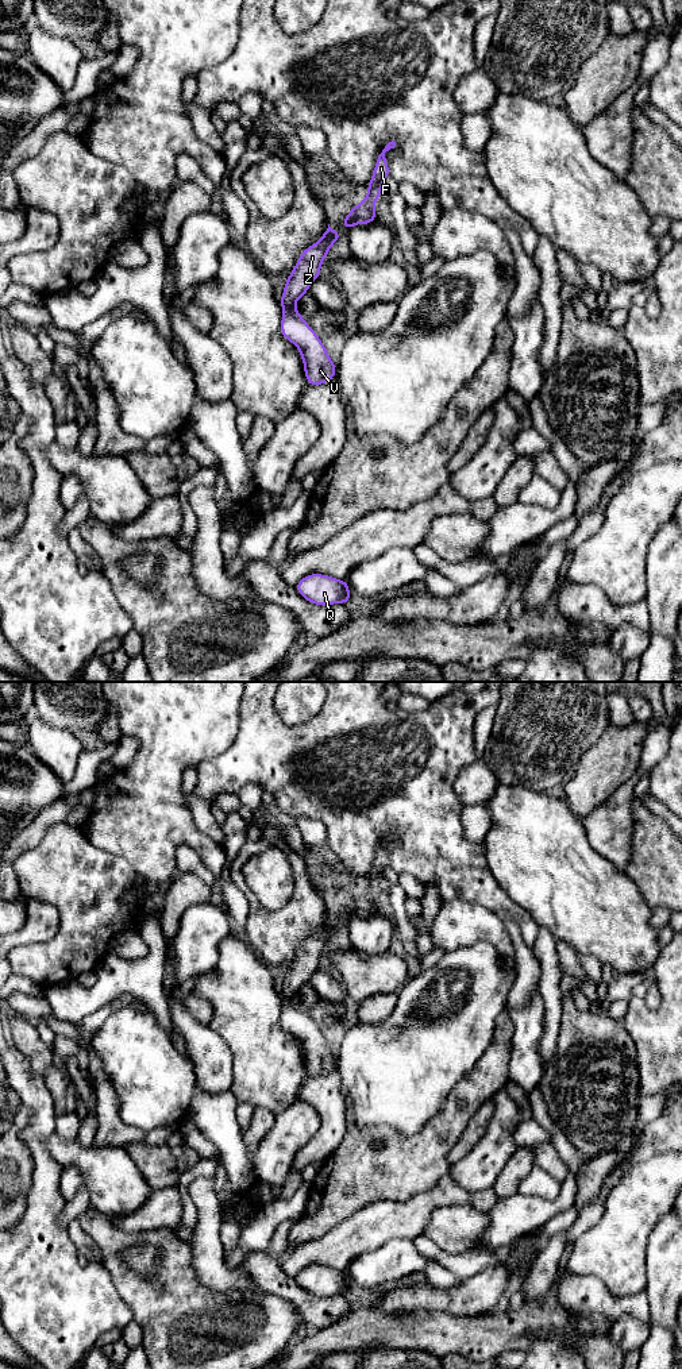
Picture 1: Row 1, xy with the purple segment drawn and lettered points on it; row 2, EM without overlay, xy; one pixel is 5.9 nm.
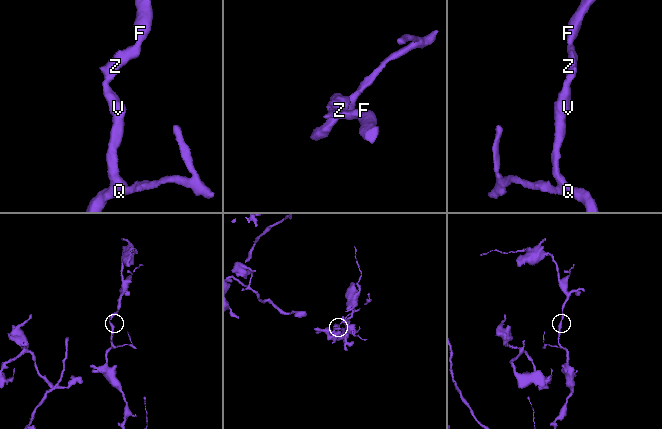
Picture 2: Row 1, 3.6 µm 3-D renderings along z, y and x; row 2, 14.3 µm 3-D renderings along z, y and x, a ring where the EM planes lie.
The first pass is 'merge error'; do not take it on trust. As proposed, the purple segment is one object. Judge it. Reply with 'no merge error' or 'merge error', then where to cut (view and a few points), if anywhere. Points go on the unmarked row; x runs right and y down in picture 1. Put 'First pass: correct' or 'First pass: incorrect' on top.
First pass: incorrect
no merge error; no cut

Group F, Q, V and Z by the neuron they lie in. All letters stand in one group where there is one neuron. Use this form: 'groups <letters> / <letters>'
groups F Q V Z

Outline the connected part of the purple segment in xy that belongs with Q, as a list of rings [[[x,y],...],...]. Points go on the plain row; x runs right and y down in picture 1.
[[[309,1265],[304,1268],[294,1279],[305,1292],[319,1297],[342,1293],[351,1295],[348,1273],[339,1272],[330,1266]]]

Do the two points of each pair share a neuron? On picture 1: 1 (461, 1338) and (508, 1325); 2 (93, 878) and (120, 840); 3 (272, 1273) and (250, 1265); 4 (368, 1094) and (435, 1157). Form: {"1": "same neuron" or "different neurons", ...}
{"1": "same neuron", "2": "different neurons", "3": "same neuron", "4": "different neurons"}

